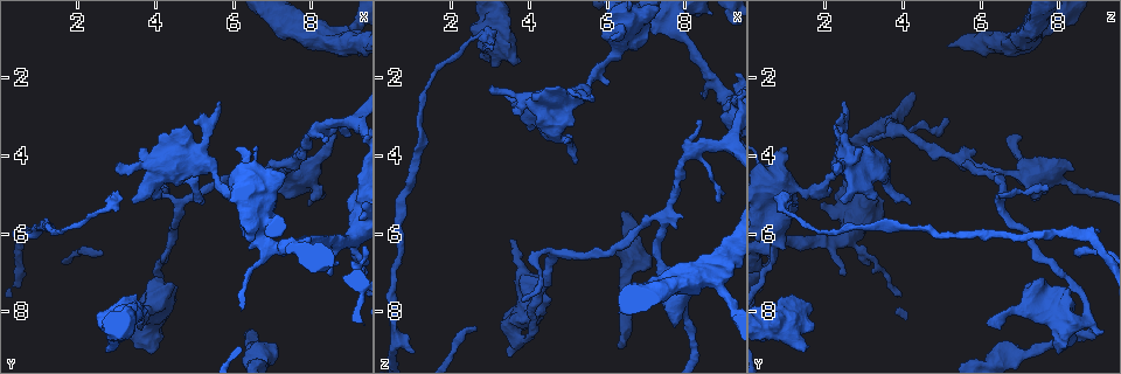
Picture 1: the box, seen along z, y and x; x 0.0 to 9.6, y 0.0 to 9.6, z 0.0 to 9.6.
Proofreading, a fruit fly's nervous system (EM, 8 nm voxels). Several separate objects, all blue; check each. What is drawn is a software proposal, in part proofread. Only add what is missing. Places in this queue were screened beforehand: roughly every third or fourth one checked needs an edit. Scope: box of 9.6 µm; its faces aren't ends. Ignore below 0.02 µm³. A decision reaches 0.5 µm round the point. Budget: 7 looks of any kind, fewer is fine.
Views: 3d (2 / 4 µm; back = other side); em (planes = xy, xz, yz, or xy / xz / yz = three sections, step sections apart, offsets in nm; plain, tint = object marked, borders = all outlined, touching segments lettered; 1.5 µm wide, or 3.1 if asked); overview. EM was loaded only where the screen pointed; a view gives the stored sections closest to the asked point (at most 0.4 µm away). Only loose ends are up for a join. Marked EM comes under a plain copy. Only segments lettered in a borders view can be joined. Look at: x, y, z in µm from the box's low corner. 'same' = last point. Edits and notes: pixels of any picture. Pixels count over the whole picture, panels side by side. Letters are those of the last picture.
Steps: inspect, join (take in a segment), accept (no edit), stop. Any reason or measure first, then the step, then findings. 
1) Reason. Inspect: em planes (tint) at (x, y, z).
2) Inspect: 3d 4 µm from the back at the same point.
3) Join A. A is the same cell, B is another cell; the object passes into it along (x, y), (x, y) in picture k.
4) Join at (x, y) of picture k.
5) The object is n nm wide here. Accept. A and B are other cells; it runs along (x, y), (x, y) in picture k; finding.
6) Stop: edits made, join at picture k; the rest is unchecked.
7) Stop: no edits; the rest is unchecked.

Free end. Inspect: em planes (borders) at (7.80, 3.80, 5.85).

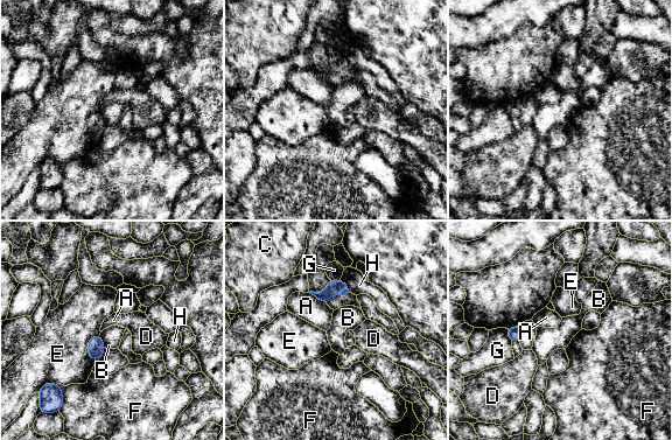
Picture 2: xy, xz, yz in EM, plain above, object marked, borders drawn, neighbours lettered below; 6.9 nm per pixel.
Accept. A, B, C, D, E, F, G and H are other cells; none of them fits.

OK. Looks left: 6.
Thick end. Inspect: em planes (tint) at (3.45, 8.50, 9.15).

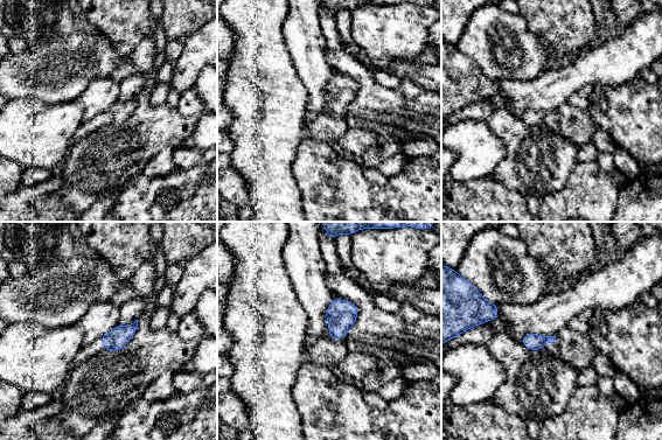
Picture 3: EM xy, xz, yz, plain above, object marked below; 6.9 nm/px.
What lies round it. Inspect: em planes (borders) at the same point.

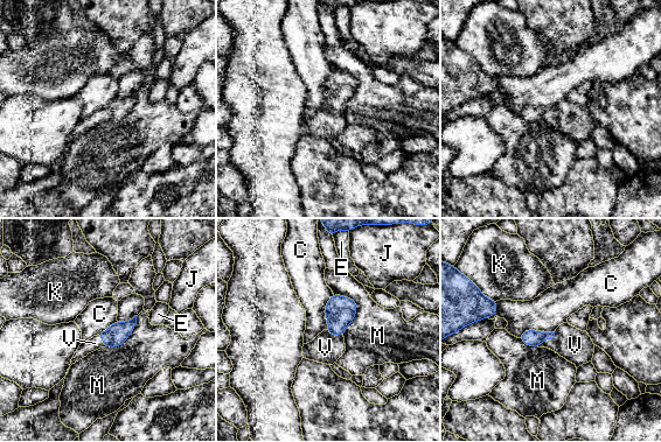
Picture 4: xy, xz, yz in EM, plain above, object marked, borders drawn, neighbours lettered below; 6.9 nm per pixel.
Join V. V is the same cell, C, E, J, K and M are other cells; the object passes into it along (533, 338), (547, 338), (575, 345) in picture 4; the neuron continues.

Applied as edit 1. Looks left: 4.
Long arm stops here. Inspect: 3d 4 µm at (6.25, 8.65, 9.00).

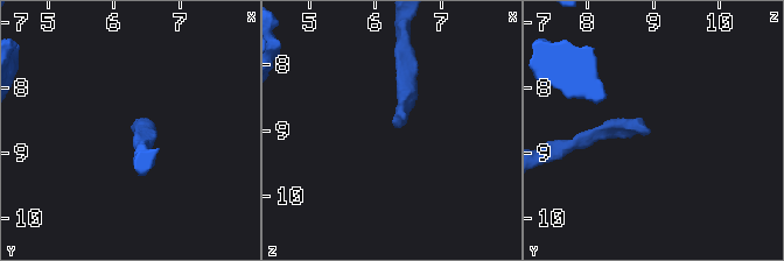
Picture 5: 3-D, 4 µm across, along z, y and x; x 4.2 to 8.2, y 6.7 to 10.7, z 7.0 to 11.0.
Now the EM. Inspect: em planes (borders) at (6.30, 8.70, 8.95).

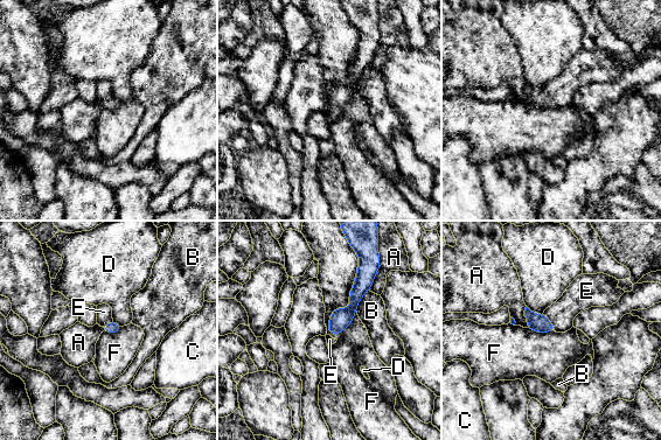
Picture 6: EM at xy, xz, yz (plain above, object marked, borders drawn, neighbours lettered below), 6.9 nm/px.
Join E. E is the same cell, A, B, C, D and F are other cells; the object passes into it along (537, 322), (550, 322), (577, 298) in picture 6; the neuron continues.

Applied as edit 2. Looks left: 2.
Stop: edits made, join at picture 4, join at picture 6; the rest is unchecked.

